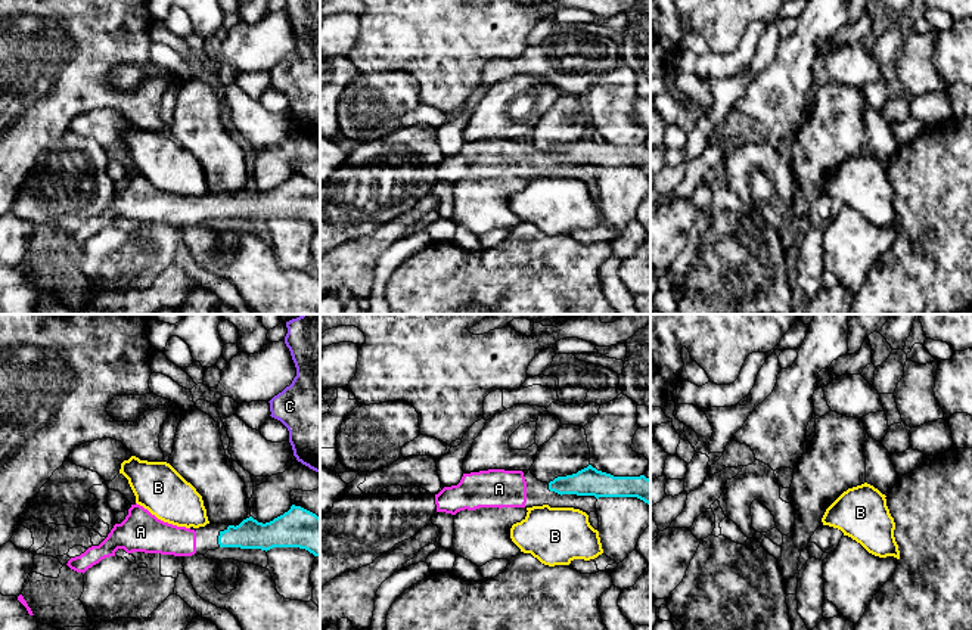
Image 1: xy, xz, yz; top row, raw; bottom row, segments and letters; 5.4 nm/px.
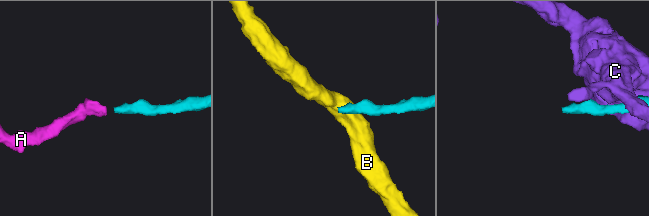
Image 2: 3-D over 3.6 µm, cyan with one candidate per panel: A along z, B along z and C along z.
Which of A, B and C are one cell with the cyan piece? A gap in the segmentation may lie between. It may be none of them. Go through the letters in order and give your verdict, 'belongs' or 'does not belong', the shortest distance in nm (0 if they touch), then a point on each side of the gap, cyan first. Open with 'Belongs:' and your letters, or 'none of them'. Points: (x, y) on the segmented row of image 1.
Belongs: A
A: belongs; 130 nm apart; from cyan across xy (219, 536), (195, 536)
B: does not belong; 70 nm apart; from cyan across xz (561, 494), (561, 508)
C: does not belong; 220 nm apart; from cyan across xy (300, 506), (316, 471)

